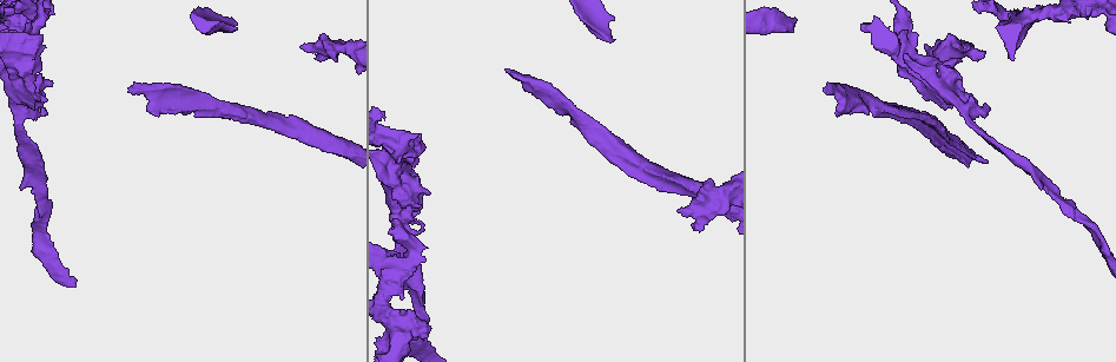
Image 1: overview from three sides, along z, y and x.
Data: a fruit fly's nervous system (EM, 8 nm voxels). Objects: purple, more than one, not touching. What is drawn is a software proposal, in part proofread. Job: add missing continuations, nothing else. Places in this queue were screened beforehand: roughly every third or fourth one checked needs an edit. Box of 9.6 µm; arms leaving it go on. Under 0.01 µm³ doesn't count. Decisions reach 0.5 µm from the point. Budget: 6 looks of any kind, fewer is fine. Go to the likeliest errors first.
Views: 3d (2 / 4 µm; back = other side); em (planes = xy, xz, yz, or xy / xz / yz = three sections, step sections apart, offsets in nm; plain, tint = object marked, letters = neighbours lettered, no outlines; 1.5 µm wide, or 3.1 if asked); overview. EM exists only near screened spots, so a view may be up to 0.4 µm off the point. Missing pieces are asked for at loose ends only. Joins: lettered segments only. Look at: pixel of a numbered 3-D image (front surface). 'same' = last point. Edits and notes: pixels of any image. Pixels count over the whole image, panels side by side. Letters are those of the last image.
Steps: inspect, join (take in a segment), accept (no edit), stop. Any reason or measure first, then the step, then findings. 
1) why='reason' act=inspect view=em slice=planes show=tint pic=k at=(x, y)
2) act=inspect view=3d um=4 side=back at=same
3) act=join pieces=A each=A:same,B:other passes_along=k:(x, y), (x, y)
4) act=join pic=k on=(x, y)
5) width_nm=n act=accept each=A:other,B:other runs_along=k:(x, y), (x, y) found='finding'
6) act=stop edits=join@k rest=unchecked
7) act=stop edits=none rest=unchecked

why='thick end' act=inspect view=3d um=2 pic=1 at=(793, 23)

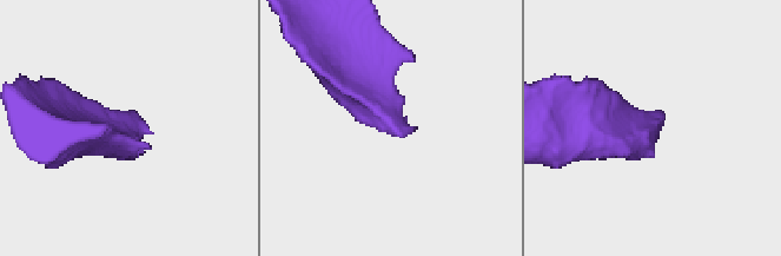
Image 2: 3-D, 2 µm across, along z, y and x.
why='shape alone is not enough' act=inspect view=em slice=planes show=letters pic=2 at=(659, 128)

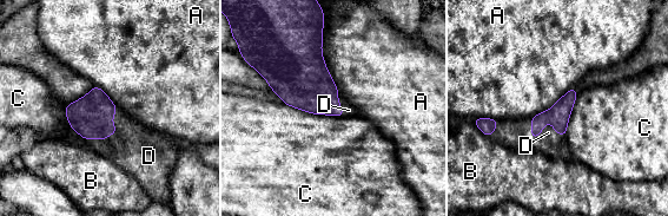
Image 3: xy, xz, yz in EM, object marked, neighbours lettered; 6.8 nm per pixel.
act=join pieces=D each=A:other,B:other,C:other,D:same passes_along=3:(559, 115), (551, 123), (548, 132) found='it goes on there'

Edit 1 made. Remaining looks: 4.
why='an open end' act=inspect view=em slice=planes show=letters pic=1 at=(44, 114)

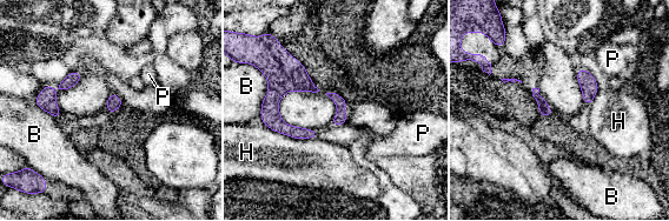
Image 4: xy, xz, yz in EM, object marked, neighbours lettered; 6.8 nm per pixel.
act=accept each=B:other,H:other,P:other border=4:(264, 125), (295, 138), (317, 138) found='no lettered segment goes on from it'

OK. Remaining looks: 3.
why='an open end' act=inspect view=3d um=2 pic=1 at=(526, 84)

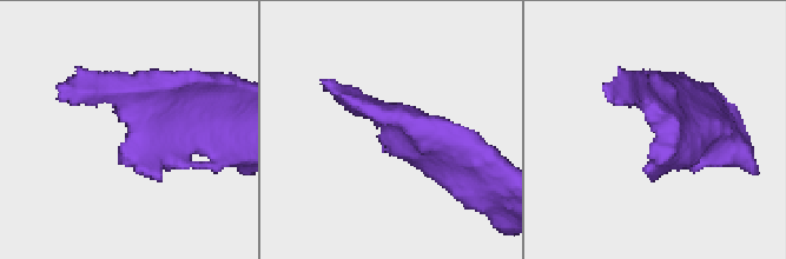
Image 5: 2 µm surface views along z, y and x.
arm_widths_nm=190,280 why='need the tissue' act=inspect view=em slice=xz step=8 show=letters pic=5 at=(125, 157)

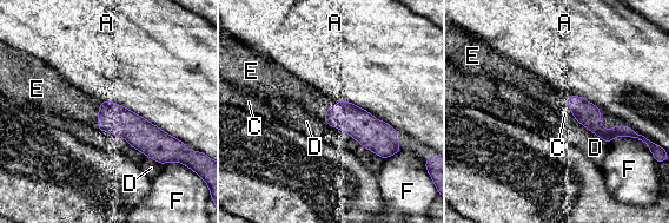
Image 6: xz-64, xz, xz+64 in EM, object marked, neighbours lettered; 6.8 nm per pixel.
act=join pieces=E each=A:other,C:other,D:other,E:same,F:other found='it goes on there'

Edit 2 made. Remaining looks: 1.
act=stop edits=join@3,join@6 rest=unchecked

